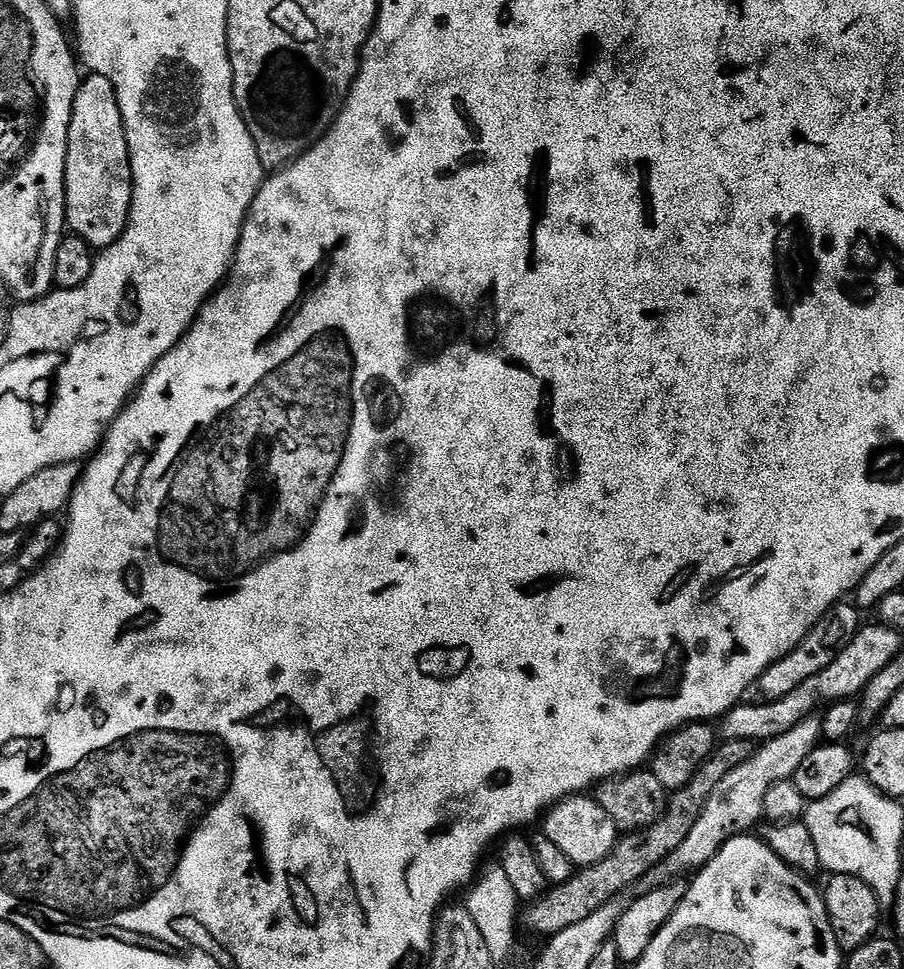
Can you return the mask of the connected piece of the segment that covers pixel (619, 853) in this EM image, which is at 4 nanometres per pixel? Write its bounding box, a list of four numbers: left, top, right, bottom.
[522,740,754,938]

